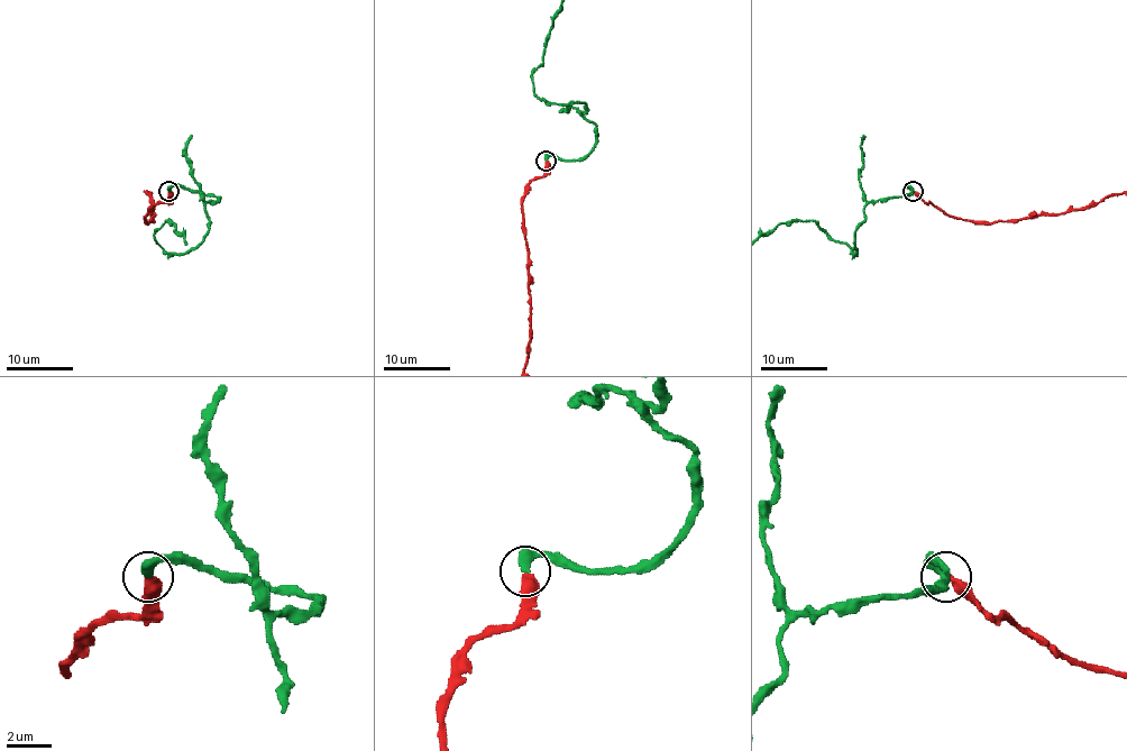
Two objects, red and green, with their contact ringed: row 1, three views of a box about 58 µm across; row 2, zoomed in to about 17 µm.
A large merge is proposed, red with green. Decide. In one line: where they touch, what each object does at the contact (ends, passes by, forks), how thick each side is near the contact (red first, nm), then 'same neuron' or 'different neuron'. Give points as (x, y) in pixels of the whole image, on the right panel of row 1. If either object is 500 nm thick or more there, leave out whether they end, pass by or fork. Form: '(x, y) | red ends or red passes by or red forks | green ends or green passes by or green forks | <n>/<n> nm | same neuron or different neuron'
(913, 191) | red ends | green ends | 480/360 nm | same neuron

